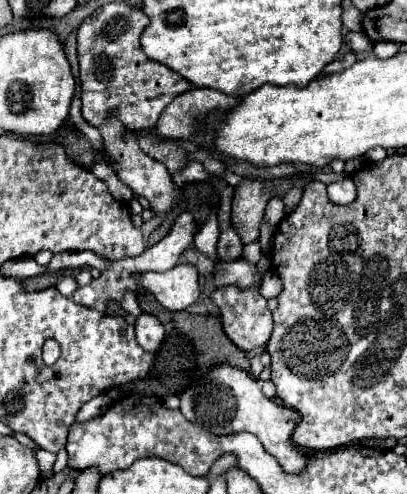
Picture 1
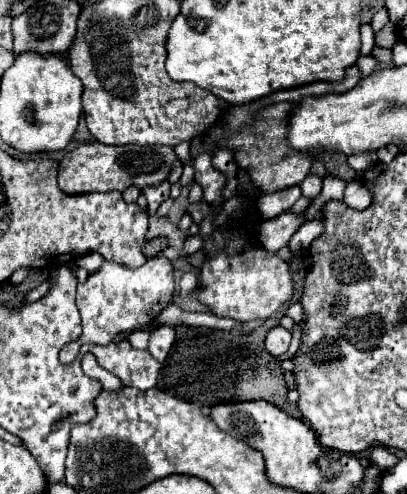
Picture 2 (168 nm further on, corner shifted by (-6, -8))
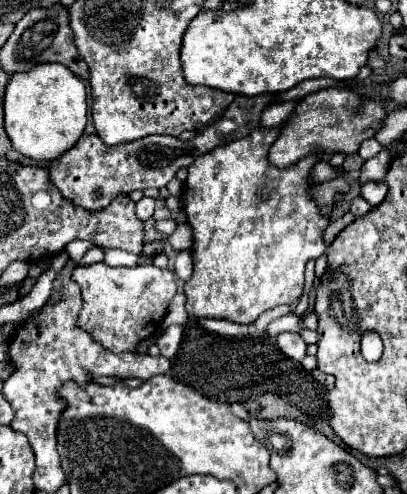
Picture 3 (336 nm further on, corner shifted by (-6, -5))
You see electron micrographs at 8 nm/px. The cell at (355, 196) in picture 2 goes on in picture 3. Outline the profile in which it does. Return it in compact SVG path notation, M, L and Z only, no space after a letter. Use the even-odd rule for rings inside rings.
M370 181L370 183L360 185L360 197L366 199L372 207L376 207L376 205L386 197L386 191L388 191L388 187L386 187L382 181L380 181L380 183Z

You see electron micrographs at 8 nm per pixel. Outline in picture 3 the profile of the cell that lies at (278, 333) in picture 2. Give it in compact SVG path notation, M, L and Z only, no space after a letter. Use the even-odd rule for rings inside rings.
M280 333L278 347L286 357L290 357L294 361L300 361L306 355L306 343L298 333Z

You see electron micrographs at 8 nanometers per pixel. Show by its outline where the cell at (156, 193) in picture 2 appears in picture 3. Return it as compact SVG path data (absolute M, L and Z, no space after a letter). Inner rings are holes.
M142 197L138 203L136 203L136 215L142 219L142 221L146 221L146 219L150 219L152 217L152 213L154 213L154 199L152 197Z

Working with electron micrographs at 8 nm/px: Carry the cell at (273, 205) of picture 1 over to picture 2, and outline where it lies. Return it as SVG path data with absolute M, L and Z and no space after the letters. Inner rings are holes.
M296 184L296 186L290 186L290 188L284 188L284 190L260 196L258 198L258 208L260 208L262 216L270 220L270 218L280 216L282 212L288 212L300 196L302 196L302 190Z

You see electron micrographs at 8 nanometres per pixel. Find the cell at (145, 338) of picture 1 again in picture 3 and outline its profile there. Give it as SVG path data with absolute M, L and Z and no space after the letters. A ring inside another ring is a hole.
M170 325L158 339L156 339L156 345L160 349L160 355L172 359L178 351L178 345L180 345L180 339L182 339L182 331L184 327L182 325Z

